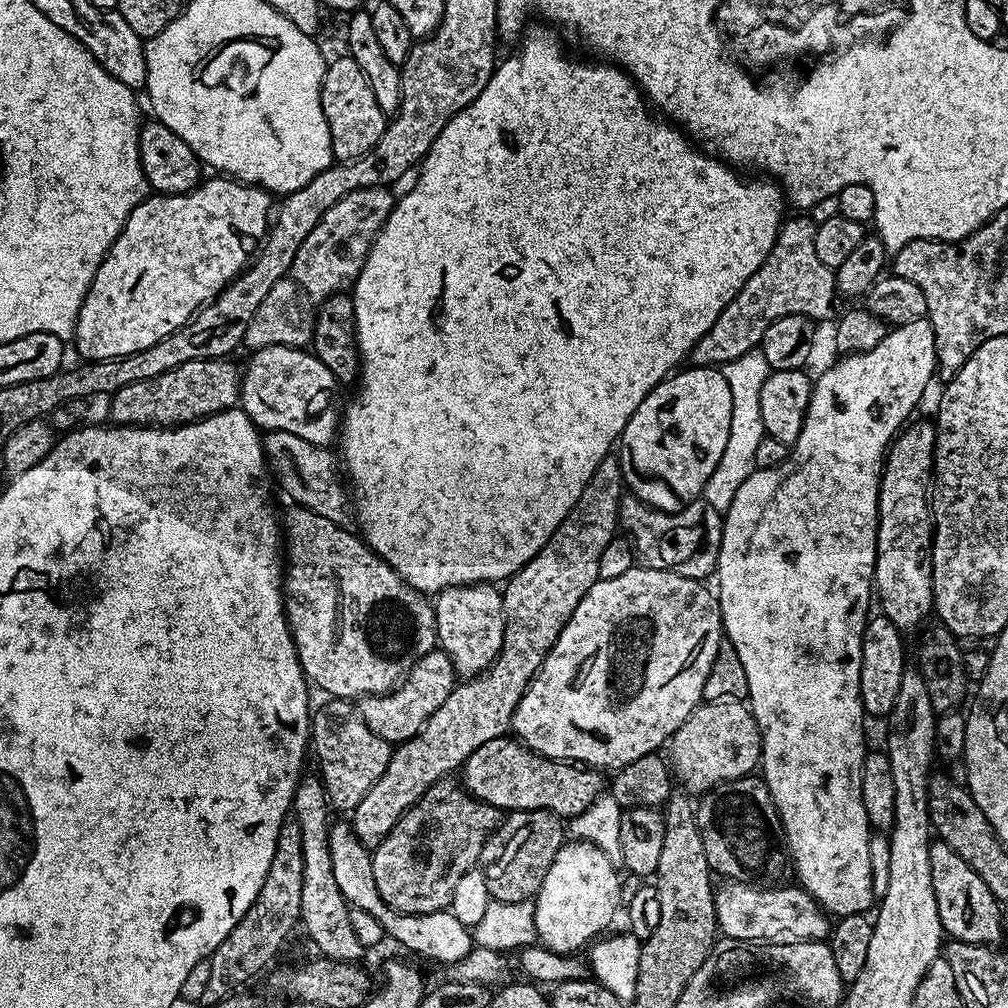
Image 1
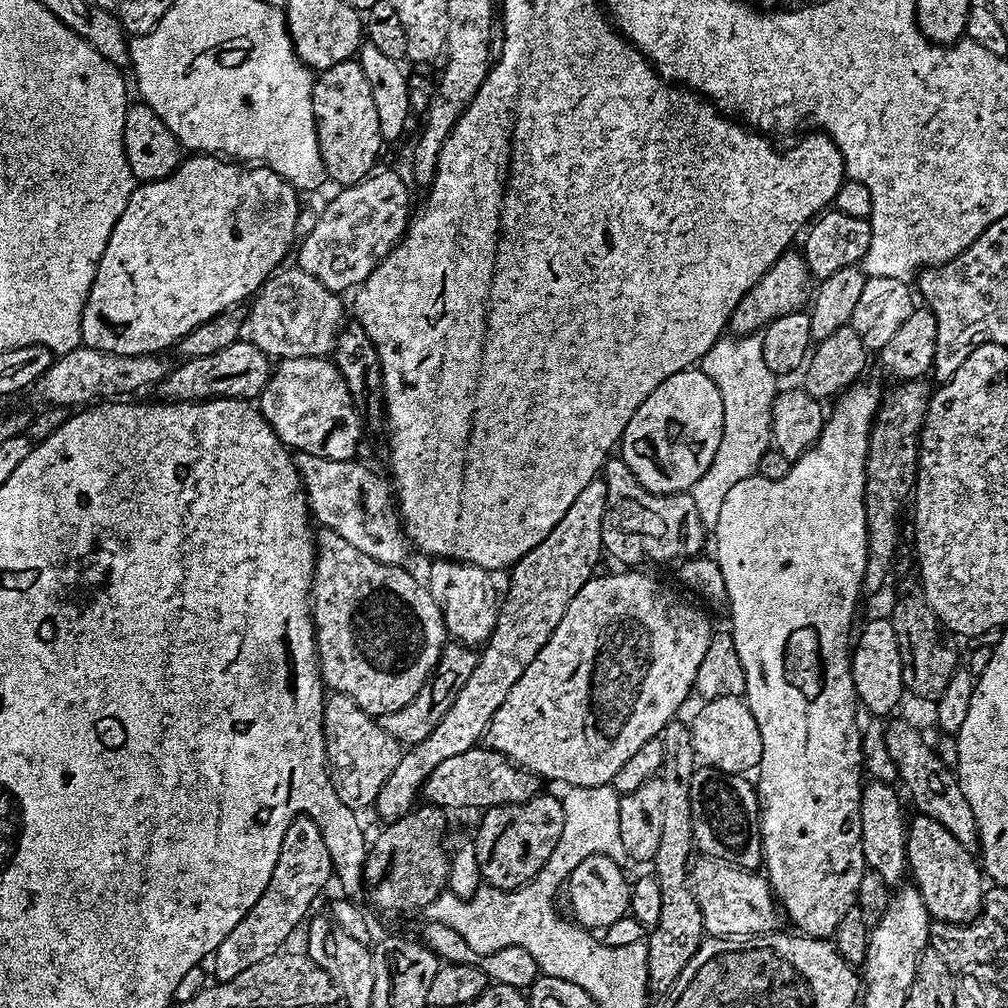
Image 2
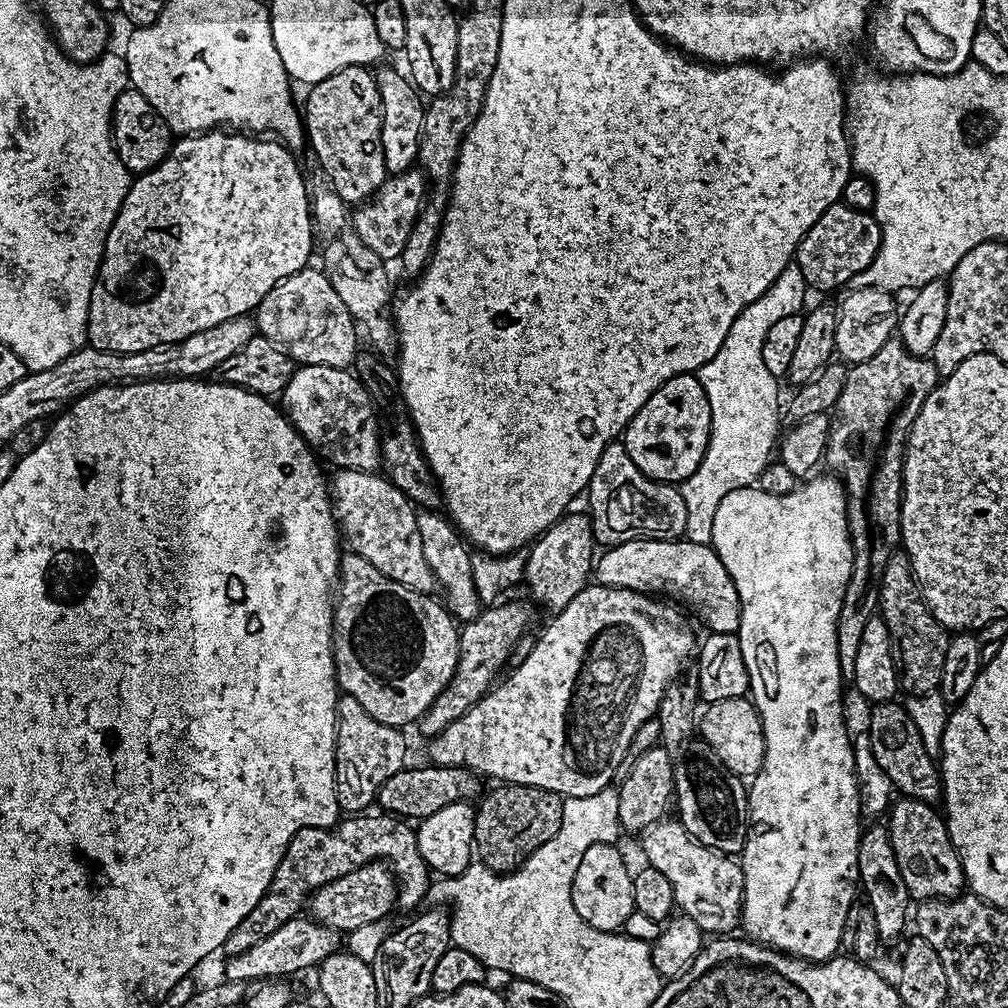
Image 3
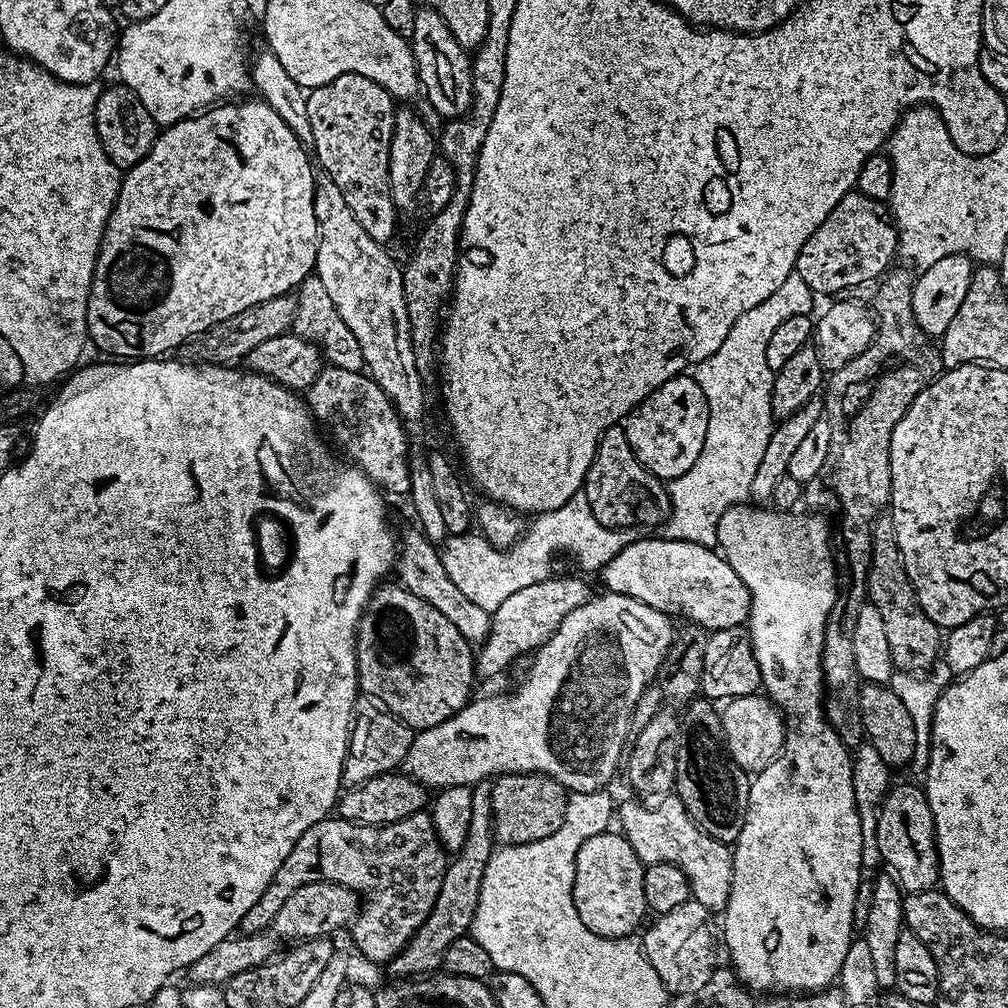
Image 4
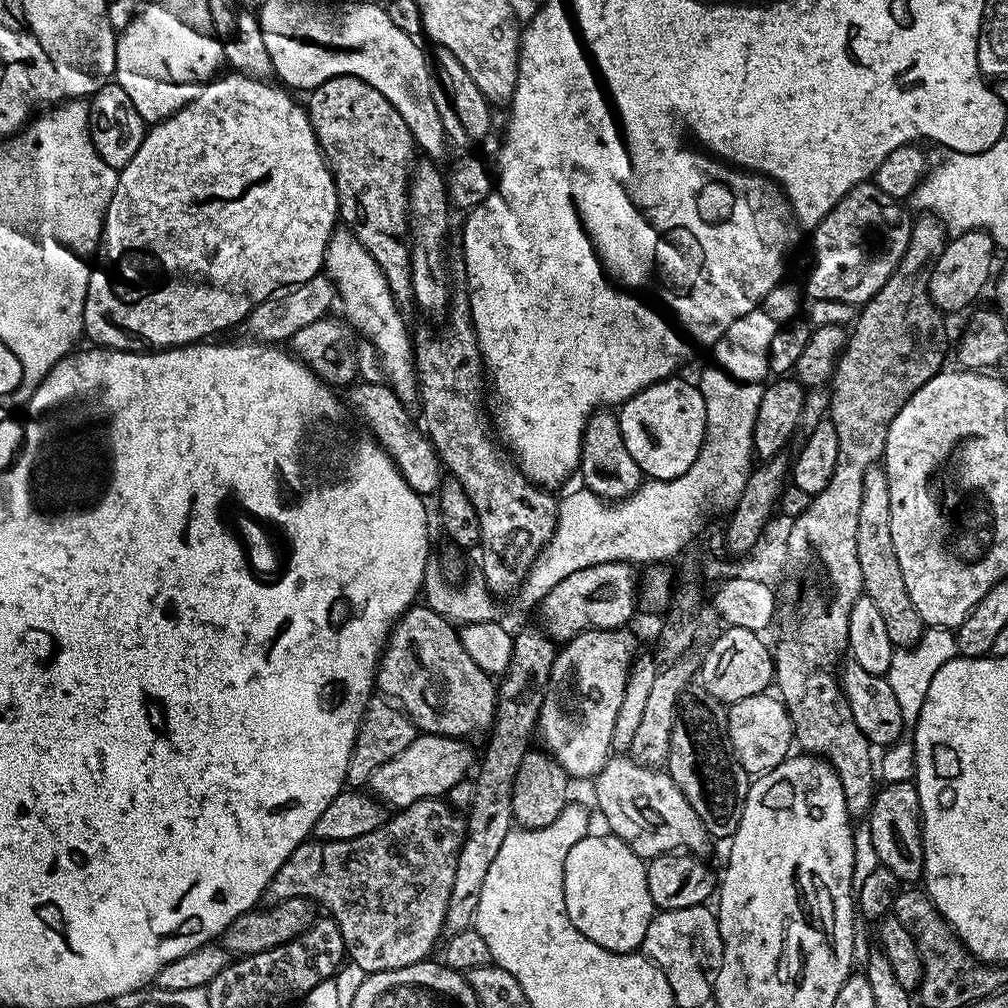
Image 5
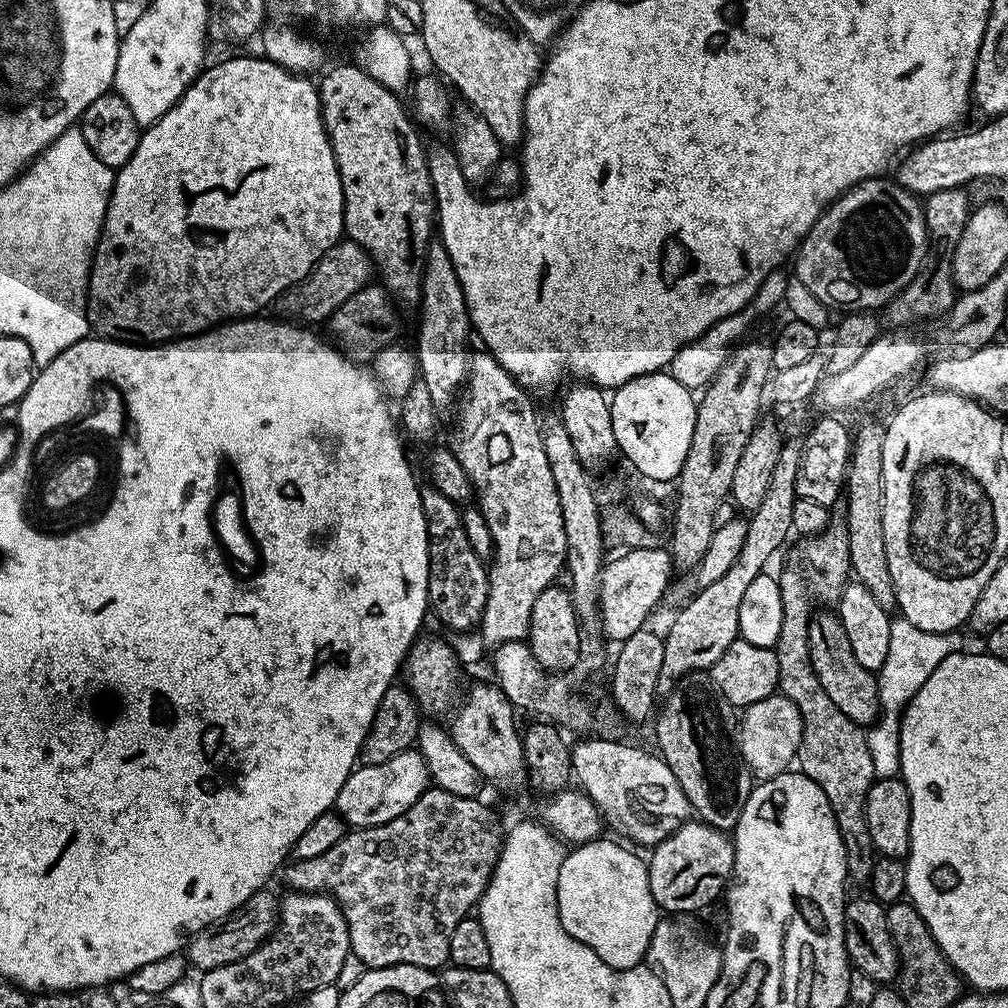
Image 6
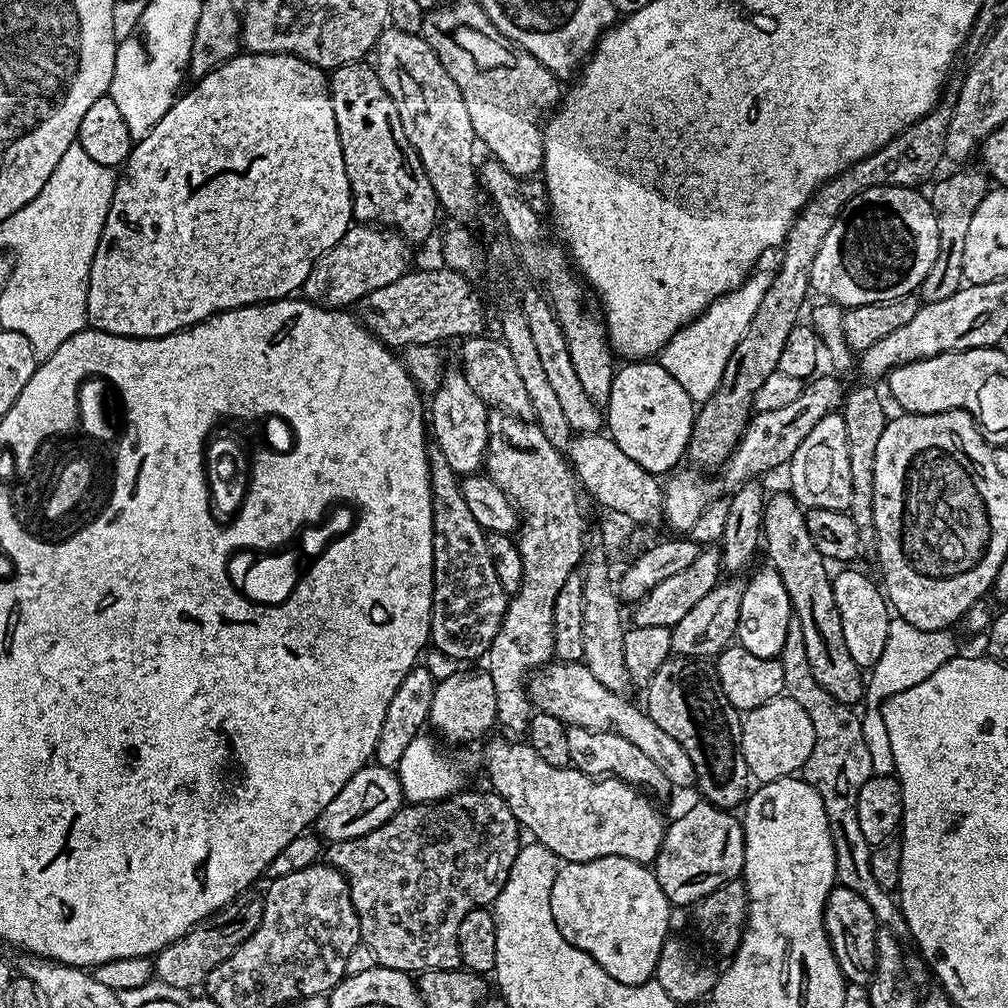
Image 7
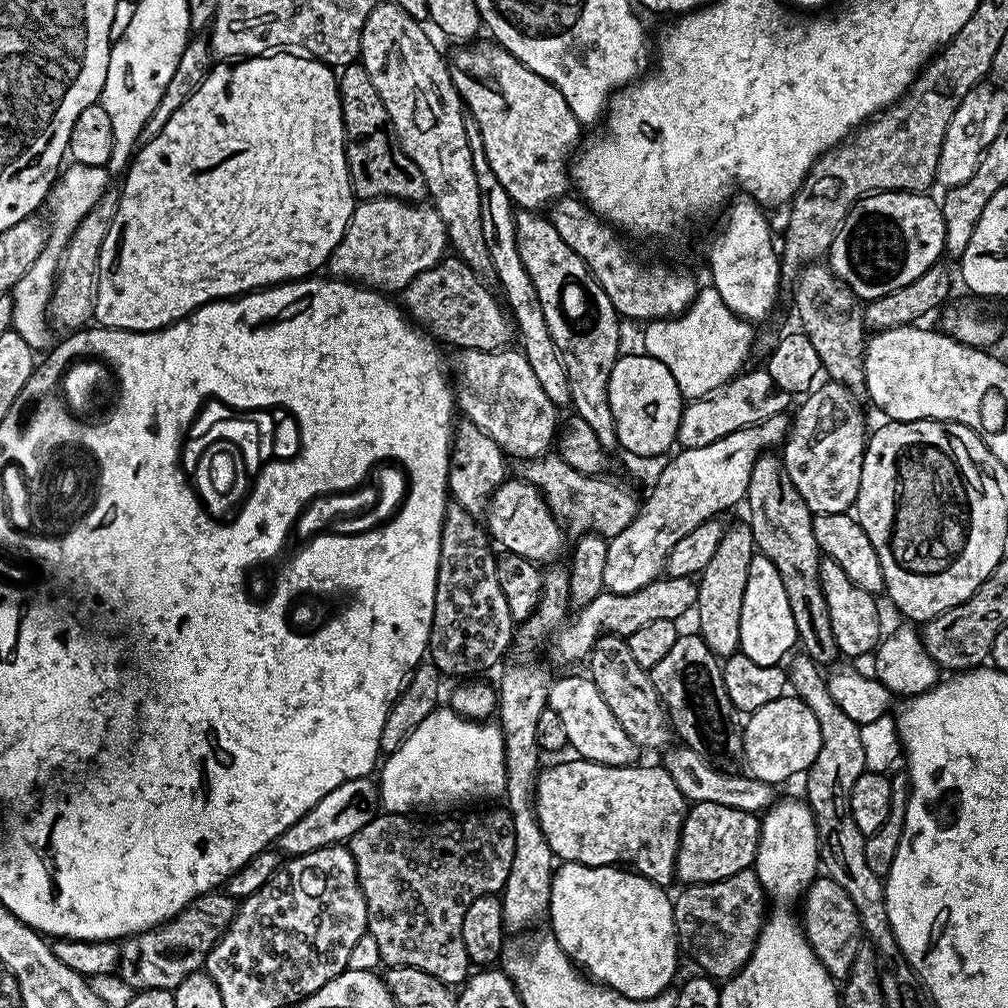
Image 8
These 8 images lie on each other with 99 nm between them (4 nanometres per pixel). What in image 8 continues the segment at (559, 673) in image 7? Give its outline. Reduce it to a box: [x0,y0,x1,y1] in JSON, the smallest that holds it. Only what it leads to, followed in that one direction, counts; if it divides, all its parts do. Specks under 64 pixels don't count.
[662,746,777,814]

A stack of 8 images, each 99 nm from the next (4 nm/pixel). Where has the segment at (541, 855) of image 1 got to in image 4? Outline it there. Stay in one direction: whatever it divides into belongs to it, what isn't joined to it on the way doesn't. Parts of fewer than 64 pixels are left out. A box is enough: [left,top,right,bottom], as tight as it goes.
[492,772,568,845]

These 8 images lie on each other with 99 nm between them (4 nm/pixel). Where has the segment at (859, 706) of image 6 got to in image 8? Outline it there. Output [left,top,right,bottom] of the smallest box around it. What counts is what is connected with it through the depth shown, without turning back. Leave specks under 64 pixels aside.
[746,452,841,666]

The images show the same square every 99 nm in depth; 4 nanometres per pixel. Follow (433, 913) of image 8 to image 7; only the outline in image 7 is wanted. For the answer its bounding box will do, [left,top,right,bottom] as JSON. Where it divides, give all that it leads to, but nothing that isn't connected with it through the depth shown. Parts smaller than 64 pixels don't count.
[326,790,522,974]

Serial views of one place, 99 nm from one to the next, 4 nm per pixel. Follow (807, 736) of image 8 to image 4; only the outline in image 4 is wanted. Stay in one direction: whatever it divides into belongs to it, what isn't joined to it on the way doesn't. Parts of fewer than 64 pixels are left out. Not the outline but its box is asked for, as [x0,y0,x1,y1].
[720,695,784,774]

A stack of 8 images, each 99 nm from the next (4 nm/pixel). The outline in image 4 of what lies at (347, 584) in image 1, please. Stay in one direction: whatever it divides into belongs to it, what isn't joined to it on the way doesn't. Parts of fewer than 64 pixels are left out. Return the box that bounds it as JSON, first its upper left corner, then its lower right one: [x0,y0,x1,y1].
[356,583,473,730]

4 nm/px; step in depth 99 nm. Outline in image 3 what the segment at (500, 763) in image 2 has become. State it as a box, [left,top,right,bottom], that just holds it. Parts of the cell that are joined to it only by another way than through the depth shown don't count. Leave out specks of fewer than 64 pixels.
[378,762,481,822]

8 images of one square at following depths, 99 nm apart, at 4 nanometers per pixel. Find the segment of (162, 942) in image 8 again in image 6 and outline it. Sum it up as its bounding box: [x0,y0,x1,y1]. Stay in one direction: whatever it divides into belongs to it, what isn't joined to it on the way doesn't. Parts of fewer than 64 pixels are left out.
[186,890,280,974]

